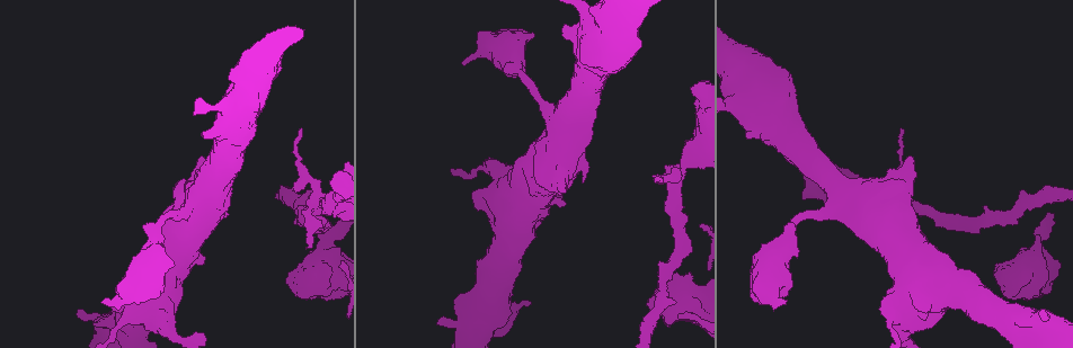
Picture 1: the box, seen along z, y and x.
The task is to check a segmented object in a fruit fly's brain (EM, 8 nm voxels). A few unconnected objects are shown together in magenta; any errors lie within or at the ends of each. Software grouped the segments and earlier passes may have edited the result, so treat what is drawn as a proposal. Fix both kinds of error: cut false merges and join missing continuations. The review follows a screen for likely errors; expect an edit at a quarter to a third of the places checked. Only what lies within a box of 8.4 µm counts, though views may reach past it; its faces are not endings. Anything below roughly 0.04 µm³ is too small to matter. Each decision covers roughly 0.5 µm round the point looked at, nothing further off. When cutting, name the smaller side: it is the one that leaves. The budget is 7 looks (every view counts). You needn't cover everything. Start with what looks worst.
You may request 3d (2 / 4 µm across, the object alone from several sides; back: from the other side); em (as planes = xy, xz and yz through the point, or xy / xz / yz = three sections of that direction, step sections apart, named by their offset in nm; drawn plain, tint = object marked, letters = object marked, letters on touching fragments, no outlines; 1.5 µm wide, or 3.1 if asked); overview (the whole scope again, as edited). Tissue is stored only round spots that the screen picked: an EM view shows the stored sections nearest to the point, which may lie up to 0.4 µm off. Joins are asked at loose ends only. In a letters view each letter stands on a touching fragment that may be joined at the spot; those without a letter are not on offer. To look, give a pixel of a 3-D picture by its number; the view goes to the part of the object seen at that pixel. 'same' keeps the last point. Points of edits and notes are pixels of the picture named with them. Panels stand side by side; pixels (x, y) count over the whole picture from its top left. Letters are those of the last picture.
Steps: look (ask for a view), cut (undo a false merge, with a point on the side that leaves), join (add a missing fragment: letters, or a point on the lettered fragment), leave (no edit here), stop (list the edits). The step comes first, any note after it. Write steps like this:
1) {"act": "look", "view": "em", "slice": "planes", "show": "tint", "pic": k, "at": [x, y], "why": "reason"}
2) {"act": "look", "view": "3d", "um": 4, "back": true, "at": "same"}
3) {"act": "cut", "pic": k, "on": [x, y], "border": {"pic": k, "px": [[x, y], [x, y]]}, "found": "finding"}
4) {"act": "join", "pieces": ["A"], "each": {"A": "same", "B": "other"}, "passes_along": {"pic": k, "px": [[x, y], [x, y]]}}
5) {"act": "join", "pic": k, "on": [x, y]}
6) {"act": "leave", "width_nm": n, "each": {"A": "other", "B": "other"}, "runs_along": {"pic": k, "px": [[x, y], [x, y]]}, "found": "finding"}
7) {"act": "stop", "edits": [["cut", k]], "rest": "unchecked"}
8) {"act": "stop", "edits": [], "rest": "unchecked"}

{"act": "look", "view": "em", "slice": "yz", "step": 8, "show": "letters", "pic": 1, "at": [466, 64], "why": "an open end"}

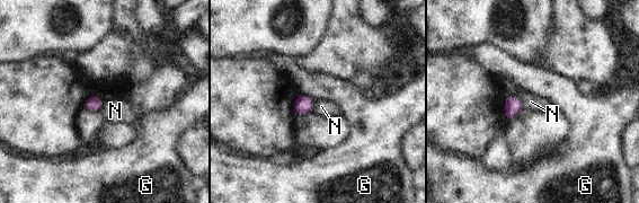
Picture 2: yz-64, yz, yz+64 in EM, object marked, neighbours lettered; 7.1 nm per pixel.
{"act": "look", "view": "em", "slice": "planes", "show": "letters", "at": "same", "why": "another direction"}

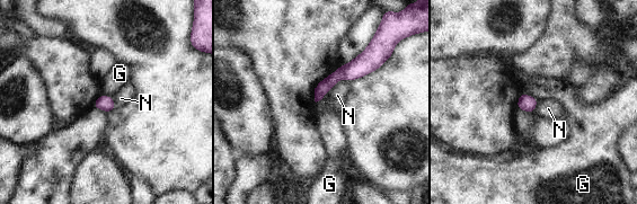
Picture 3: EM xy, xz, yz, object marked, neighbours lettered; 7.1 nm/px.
{"act": "leave", "longest_contact_nm": ["N", 190], "each": {"G": "other", "N": "other"}, "runs_along": {"pic": 3, "px": [[377, 61], [339, 73], [317, 97]]}, "found": "none of them fits"}

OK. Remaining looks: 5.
{"act": "look", "view": "3d", "um": 4, "pic": 1, "at": [661, 179], "why": "an open end"}

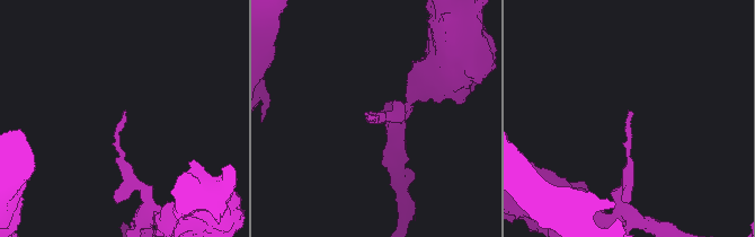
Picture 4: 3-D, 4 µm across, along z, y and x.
{"act": "look", "view": "em", "slice": "planes", "show": "letters", "pic": 4, "at": [124, 112], "why": "shape alone is not enough"}

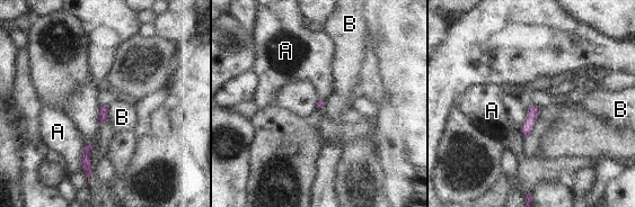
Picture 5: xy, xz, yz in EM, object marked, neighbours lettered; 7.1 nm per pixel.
{"act": "leave", "each": {"A": "other", "B": "other"}, "border": {"pic": 5, "px": [[107, 106], [108, 120]]}, "found": "none of them fits"}

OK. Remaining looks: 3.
{"act": "look", "view": "3d", "um": 4, "back": true, "pic": 1, "at": [321, 202], "why": "a fork"}

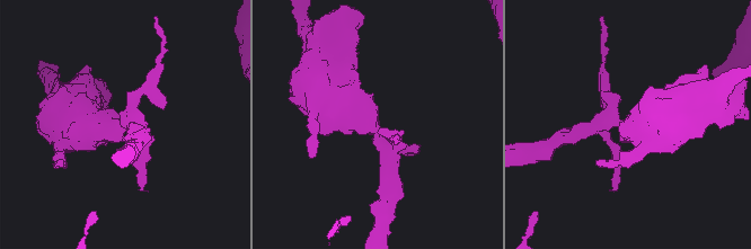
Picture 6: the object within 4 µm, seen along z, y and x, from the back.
{"act": "look", "view": "em", "slice": "xy", "step": 8, "show": "tint", "pic": 6, "at": [615, 122]}

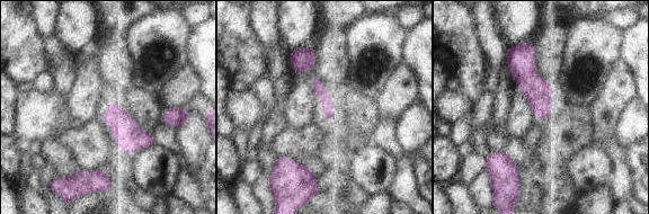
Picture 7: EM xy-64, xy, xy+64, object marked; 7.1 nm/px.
{"act": "look", "view": "em", "slice": "planes", "show": "letters", "at": "same", "why": "cut it another way"}

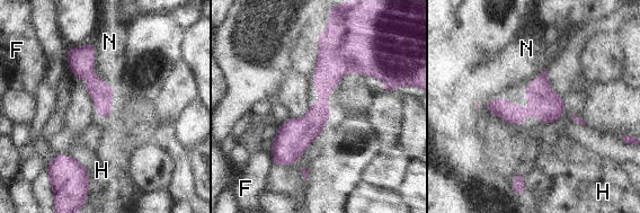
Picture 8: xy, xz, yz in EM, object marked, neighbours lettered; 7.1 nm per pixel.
{"act": "leave", "each": {"F": "other", "H": "other", "N": "other"}, "runs_along": {"pic": 8, "px": [[325, 40], [320, 112], [280, 161]]}, "found": "continuous, no second neuron"}

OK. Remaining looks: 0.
{"act": "stop", "edits": [], "rest": "unchecked"}

